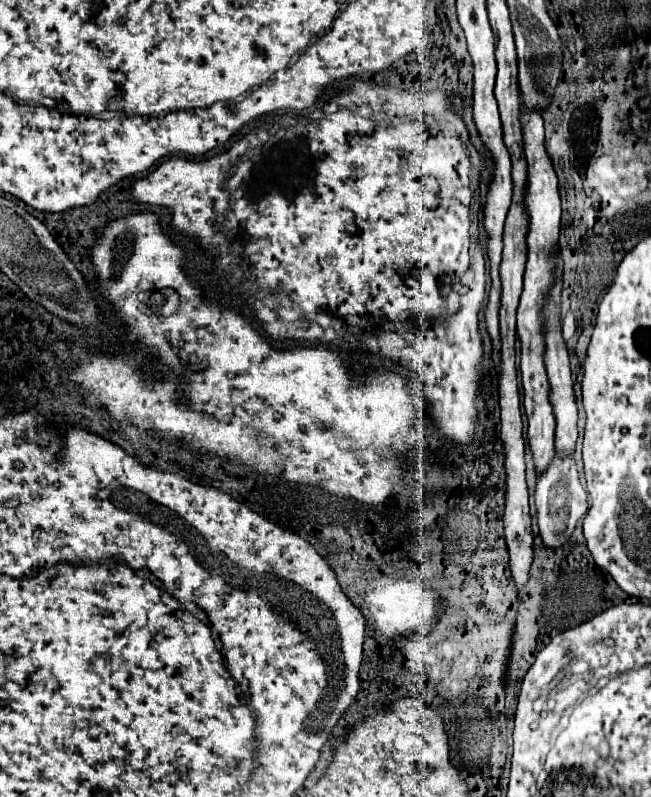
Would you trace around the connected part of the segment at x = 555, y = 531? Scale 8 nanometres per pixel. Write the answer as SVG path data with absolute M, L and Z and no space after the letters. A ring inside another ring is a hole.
M554 457L552 465L544 475L540 475L540 491L536 491L536 517L540 537L546 547L560 549L574 533L576 523L586 513L586 491L578 481L578 471L574 459L558 459Z

